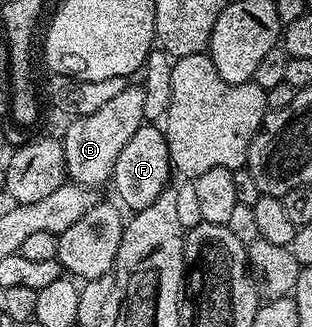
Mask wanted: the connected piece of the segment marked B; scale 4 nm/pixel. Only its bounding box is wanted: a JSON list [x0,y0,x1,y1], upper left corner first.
[62,84,146,188]

